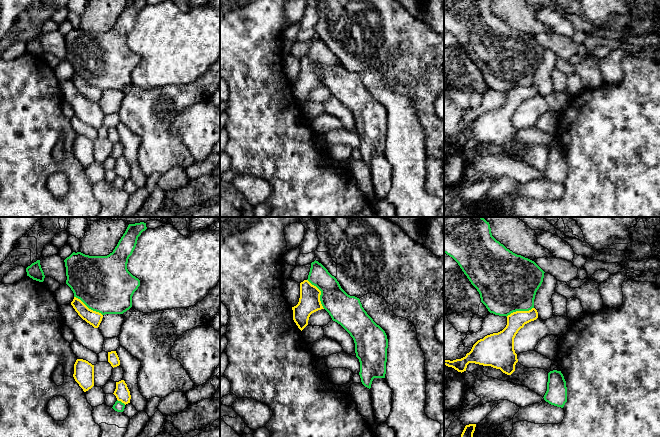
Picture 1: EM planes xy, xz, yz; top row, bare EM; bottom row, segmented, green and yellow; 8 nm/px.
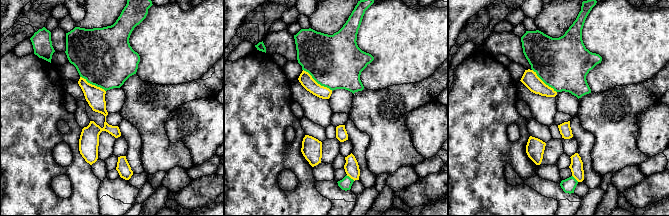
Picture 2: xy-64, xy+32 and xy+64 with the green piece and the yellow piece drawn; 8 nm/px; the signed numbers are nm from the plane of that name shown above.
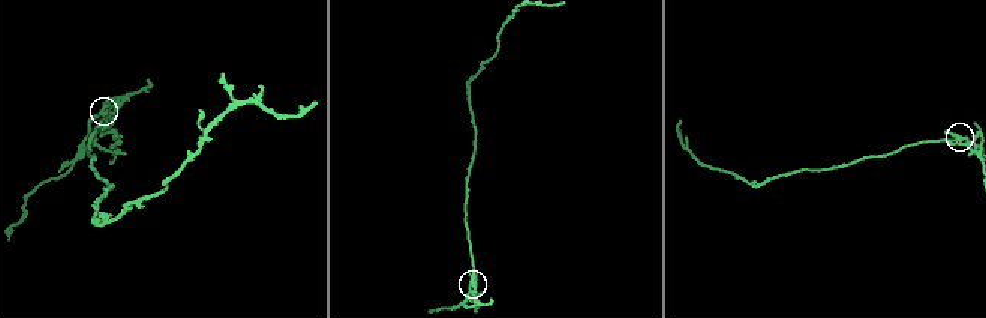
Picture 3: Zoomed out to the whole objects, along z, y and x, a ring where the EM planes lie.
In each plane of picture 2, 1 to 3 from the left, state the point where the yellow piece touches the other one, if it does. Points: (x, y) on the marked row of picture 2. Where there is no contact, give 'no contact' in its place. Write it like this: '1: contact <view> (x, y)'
1: contact xy-64 (93, 84)
2: contact xy+32 (318, 83)
3: contact xy+64 (544, 82)

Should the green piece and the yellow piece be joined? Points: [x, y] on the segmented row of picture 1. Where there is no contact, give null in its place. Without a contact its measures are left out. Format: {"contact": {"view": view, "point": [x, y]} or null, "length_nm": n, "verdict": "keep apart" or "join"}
{"contact": {"view": "xz", "point": [321, 293]}, "length_nm": 280, "verdict": "join"}

